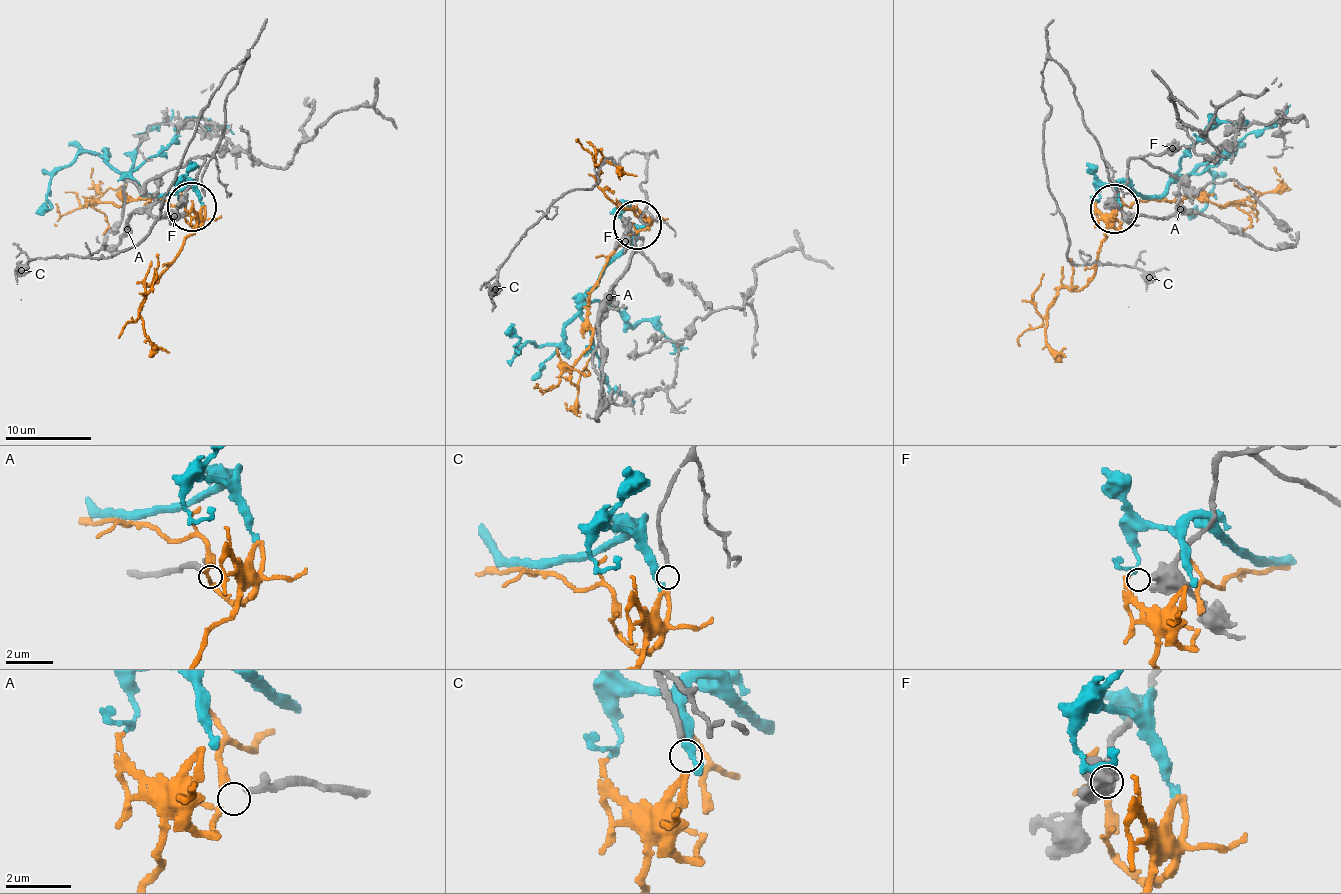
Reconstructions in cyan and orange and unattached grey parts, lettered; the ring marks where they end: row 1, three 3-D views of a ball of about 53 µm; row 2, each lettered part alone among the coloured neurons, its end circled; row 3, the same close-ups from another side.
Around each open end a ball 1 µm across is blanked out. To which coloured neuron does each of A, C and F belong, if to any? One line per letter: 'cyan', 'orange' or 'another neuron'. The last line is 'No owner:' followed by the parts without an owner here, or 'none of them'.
A: another neuron
C: orange
F: another neuron
No owner: A, F

